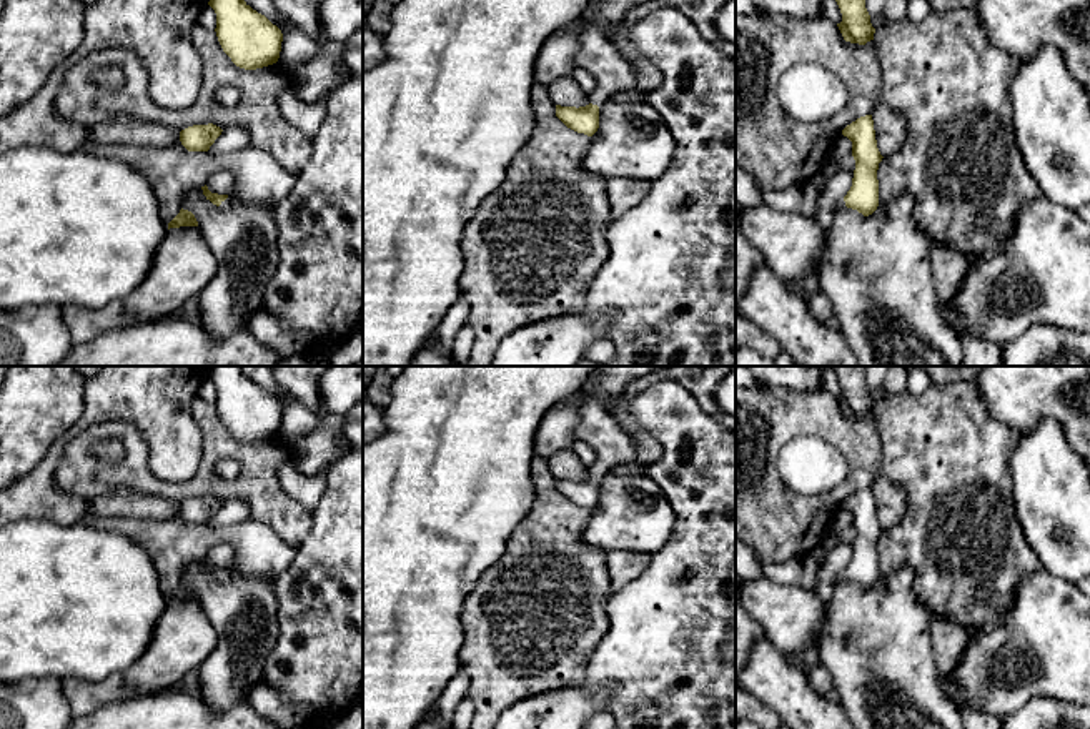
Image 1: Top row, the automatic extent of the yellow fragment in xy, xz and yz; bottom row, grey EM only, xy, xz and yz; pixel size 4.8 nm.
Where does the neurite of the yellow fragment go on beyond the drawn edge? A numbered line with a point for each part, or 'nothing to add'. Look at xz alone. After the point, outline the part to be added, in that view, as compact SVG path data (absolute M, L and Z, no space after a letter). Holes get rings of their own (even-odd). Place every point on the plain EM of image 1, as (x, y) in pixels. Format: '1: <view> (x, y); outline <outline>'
1: xz (613, 445); outline M584 399L579 416L576 438L589 444L597 456L589 476L599 479L621 463L639 461L629 431L597 399Z

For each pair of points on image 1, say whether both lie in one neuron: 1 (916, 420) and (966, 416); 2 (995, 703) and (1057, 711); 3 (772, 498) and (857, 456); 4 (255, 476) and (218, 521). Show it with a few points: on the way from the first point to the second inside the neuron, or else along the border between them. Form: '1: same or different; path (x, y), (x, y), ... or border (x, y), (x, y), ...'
1: same; path (927, 420), (954, 420)
2: different; border (1060, 698), (1032, 698), (1015, 711)
3: same; path (799, 505), (829, 503), (851, 483)
4: different; border (223, 501), (240, 500), (248, 508), (250, 516)

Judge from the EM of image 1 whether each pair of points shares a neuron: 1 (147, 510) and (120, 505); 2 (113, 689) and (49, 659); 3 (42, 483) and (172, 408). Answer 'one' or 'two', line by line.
1: one
2: two
3: one

